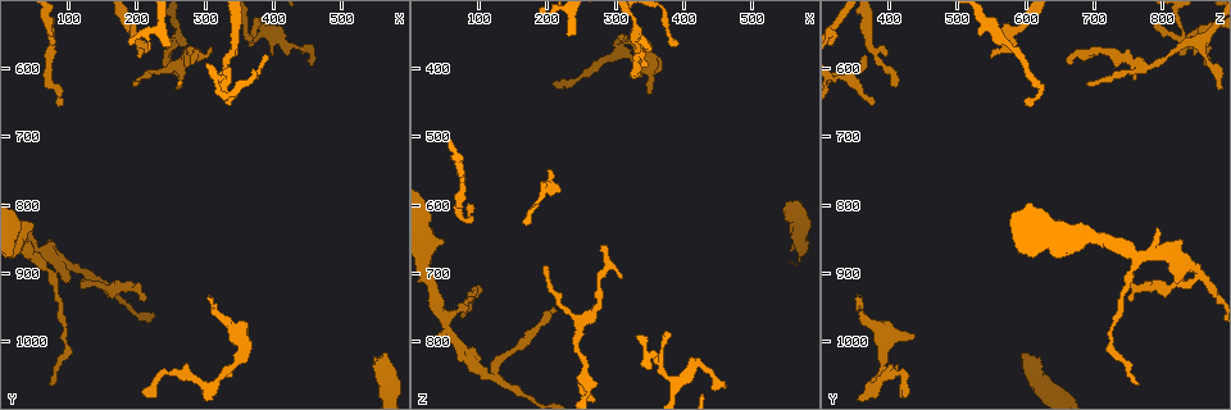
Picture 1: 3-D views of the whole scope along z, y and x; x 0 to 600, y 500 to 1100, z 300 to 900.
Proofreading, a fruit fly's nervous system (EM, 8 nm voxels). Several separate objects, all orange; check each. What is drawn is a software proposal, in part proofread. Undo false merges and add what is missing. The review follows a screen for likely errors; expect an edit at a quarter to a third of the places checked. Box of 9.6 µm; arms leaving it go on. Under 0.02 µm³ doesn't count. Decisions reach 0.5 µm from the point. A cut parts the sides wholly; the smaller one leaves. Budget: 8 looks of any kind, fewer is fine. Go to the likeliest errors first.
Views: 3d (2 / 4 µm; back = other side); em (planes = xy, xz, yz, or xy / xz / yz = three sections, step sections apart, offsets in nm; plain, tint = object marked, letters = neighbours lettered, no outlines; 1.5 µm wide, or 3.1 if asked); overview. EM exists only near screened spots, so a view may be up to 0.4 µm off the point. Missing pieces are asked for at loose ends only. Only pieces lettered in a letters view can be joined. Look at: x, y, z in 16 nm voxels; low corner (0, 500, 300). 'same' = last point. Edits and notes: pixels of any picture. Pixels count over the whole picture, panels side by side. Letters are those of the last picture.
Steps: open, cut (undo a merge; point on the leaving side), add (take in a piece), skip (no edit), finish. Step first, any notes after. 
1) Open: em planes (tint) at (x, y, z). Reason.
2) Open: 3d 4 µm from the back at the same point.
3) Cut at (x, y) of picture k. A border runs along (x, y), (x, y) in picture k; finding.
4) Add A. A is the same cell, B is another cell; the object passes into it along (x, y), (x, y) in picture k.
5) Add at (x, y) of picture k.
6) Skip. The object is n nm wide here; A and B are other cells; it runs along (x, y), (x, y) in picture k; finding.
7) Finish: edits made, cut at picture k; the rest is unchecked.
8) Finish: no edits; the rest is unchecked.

Open: em planes (letters) at (130, 900, 855). Side arm on a straight run.

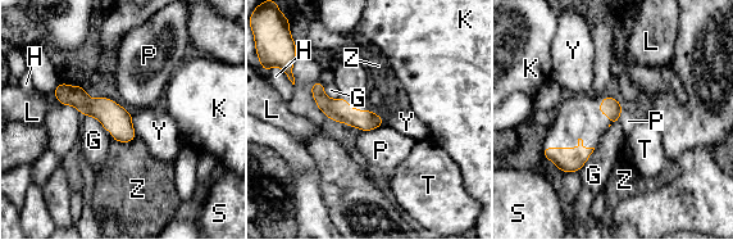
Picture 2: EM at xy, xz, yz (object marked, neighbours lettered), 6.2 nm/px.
Skip. The longest contact is with G, 190 nm; G, H, K, L, P, S, T, Y and Z are other cells; it runs along (57, 93), (103, 108), (132, 135) in picture 2; all the same cell.

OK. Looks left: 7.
Open: em planes (tint) at (210, 935, 755). Branch stops here.

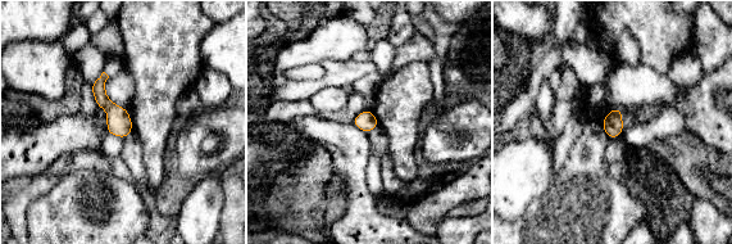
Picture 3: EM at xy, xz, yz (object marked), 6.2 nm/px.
Open: em planes (letters) at the same point. See the neighbours.

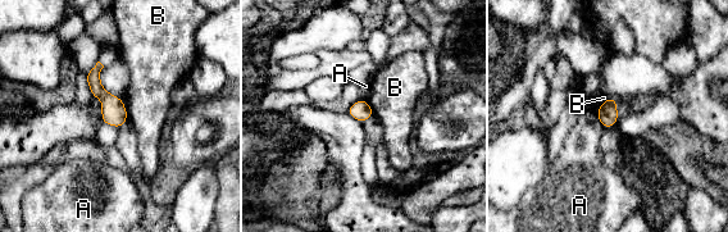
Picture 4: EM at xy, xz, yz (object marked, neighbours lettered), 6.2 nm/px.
Skip. The object is 120 nm wide here; A and B are other cells; a border runs along (121, 99), (128, 121) in picture 4; none of them fits.

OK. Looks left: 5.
Open: 3d 2 µm at (80, 1060, 765). Long arm stops here.

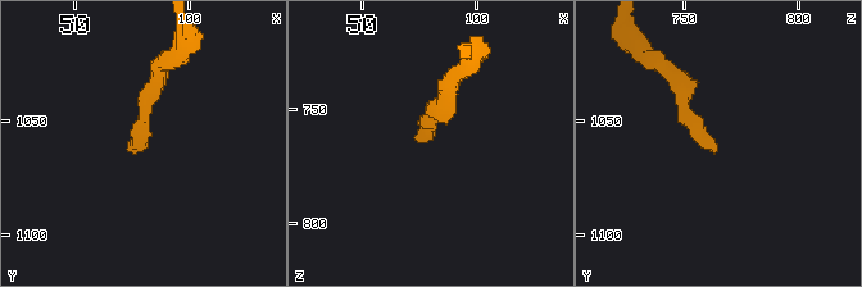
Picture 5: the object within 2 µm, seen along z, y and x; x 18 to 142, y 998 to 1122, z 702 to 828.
Open: em xy step 8 (plain) at (80, 1062, 763). Shape alone is not enough.

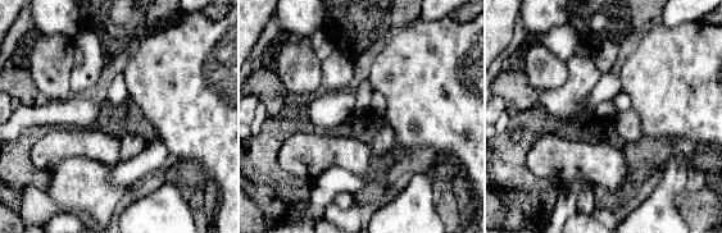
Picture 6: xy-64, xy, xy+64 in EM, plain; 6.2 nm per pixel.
Open: em xy step 8 (letters) at the same point.

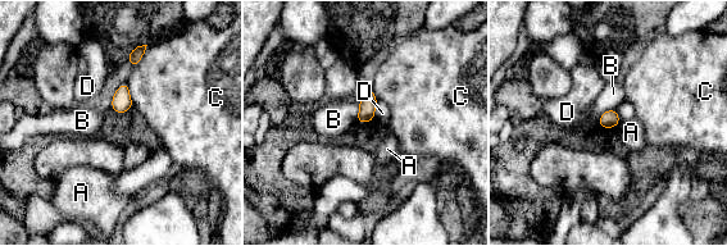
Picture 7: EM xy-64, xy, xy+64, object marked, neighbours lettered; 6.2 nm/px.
Skip. A, B, C and D are other cells; a border runs along (621, 121), (614, 127) in picture 7; none of them fits.

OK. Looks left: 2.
Finish: no edits; the rest is unchecked.

